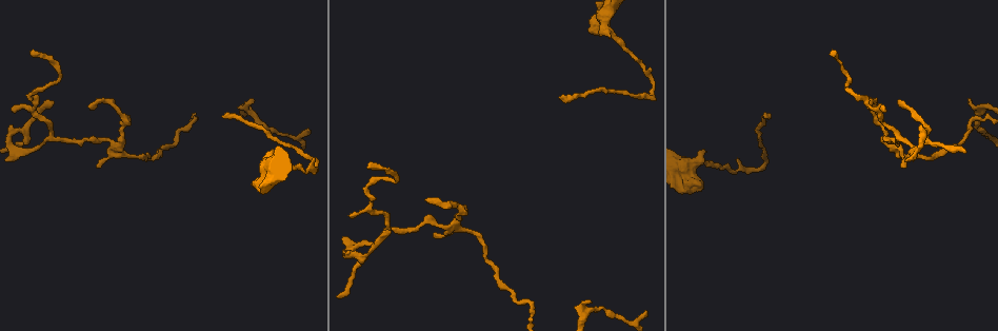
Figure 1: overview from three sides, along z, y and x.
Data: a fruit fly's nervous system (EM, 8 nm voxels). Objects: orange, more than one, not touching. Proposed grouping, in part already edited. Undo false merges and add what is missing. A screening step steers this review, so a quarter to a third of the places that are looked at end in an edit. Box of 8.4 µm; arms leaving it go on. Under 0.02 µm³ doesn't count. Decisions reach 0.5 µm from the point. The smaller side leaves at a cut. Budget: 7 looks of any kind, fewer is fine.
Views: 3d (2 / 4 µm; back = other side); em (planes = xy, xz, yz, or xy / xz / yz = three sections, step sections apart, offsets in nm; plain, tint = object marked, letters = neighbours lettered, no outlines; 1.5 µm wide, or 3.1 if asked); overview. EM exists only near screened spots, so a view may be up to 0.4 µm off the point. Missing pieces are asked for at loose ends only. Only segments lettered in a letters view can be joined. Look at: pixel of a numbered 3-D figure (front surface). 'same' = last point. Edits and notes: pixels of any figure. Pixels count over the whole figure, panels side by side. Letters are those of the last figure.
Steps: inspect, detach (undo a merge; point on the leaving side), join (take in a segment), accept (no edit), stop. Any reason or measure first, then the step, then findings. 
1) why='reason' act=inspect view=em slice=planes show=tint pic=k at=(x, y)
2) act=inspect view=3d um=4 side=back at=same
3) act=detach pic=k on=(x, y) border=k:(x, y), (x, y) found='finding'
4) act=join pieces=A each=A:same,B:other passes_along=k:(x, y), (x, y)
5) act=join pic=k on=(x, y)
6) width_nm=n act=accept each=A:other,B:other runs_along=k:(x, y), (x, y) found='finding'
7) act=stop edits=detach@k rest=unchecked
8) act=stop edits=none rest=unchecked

act=inspect view=3d um=2 pic=1 at=(223, 115)

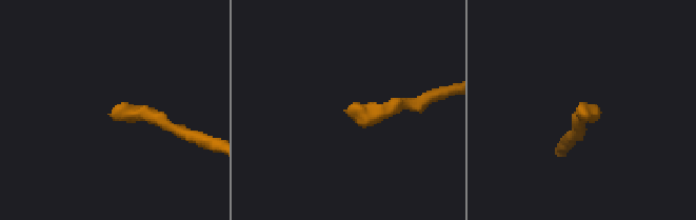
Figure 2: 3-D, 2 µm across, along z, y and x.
why='shape alone is not enough' act=inspect view=em slice=xy step=4 show=tint pic=2 at=(582, 110)

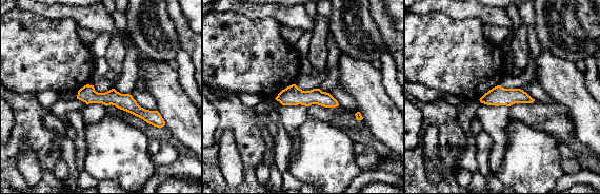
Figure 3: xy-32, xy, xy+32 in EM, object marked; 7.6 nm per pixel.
act=inspect view=em slice=planes show=letters at=same

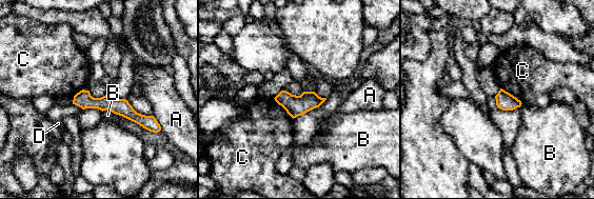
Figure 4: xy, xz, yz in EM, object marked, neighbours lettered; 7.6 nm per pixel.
longest_contact=C:220nm act=accept each=A:other,B:other,C:other,D:other found='no lettered segment goes on from it'

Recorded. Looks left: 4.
why='sharp bend' act=inspect view=em slice=planes show=letters pic=1 at=(14, 130)

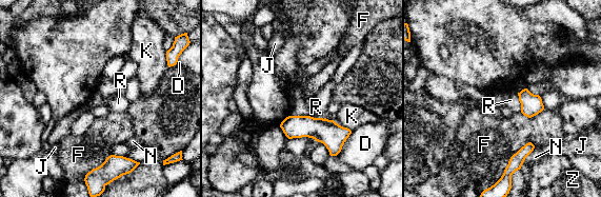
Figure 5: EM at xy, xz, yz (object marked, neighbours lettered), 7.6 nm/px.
width_nm=160 act=accept each=D:other,F:other,J:other,K:other,N:other,R:other,Z:other runs_along=5:(283, 124), (347, 132) found='one cell here'

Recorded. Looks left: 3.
why='branch stops here' act=inspect view=em slice=planes show=letters pic=1 at=(371, 165)

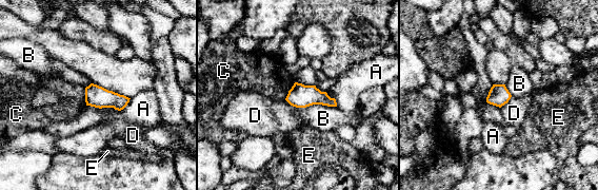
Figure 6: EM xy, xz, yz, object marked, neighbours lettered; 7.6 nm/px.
act=accept each=A:other,B:other,C:other,D:other,E:other border=6:(512, 96), (500, 108) found='no lettered segment goes on from it'

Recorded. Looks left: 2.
act=stop edits=none rest=unchecked

